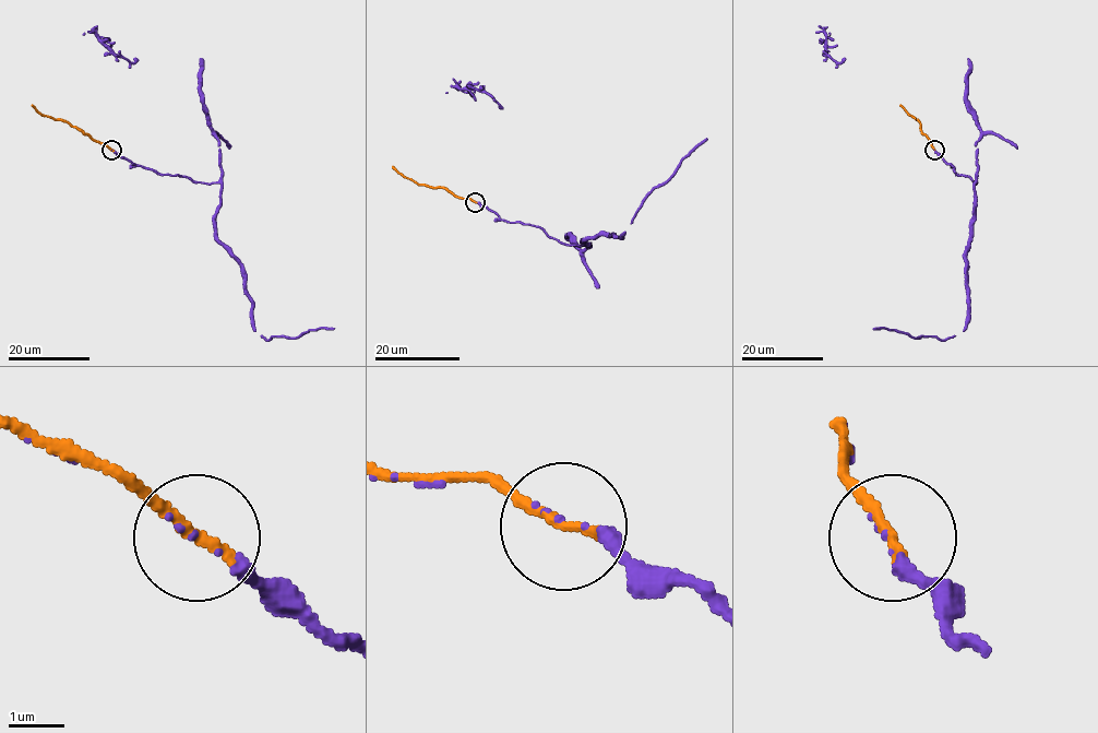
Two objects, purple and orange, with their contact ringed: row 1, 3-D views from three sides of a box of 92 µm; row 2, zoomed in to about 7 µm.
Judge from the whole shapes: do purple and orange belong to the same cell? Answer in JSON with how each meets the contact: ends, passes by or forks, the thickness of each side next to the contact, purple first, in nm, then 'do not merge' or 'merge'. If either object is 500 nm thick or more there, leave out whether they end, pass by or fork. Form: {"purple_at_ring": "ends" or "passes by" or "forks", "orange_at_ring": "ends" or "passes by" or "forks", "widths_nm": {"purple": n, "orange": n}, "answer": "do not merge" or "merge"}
{"purple_at_ring": "ends", "orange_at_ring": "ends", "widths_nm": {"purple": 60, "orange": 220}, "answer": "merge"}

